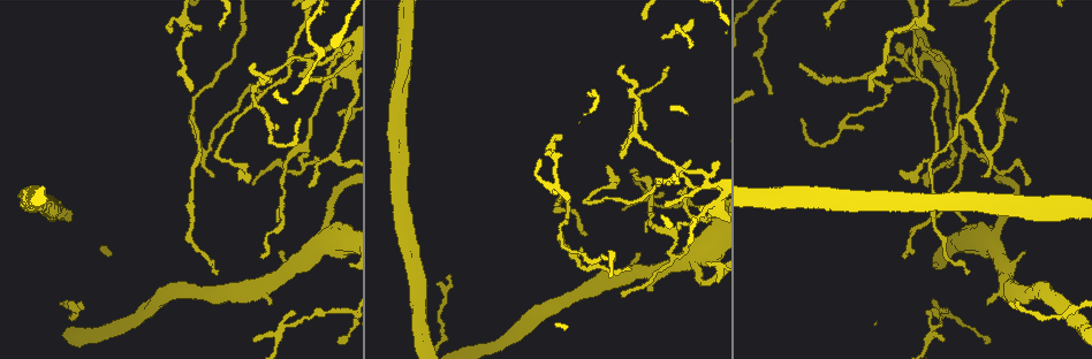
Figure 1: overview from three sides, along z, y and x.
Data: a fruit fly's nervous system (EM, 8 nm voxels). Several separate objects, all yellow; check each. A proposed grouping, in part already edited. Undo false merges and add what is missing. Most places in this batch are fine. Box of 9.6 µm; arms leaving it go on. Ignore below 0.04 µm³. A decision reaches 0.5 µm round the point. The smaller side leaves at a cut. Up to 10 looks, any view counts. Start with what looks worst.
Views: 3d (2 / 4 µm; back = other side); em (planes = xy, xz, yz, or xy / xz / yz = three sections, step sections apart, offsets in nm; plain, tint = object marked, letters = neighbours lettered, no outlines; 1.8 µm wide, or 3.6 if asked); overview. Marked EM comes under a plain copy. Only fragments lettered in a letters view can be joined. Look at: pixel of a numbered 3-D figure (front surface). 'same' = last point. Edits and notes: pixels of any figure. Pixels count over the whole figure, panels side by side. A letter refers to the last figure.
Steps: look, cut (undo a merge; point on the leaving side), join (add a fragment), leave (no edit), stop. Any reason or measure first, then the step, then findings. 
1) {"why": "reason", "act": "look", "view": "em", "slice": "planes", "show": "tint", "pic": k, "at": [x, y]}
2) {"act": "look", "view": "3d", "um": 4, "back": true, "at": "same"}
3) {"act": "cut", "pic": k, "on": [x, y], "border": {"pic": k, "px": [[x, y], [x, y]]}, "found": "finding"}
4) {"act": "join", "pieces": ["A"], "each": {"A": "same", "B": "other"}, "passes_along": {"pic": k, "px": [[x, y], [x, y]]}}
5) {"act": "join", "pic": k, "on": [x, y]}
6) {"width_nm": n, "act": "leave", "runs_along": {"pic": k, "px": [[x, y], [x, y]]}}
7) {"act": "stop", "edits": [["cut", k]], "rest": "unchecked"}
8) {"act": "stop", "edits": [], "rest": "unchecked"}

{"why": "closes a loop", "act": "look", "view": "3d", "um": 2, "back": true, "pic": 1, "at": [678, 173]}

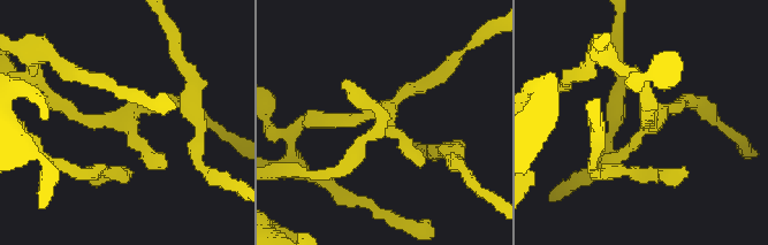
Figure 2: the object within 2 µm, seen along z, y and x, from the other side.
{"why": "shape alone is not enough", "act": "look", "view": "em", "um": 3.6, "slice": "planes", "show": "letters", "pic": 2, "at": [401, 136]}

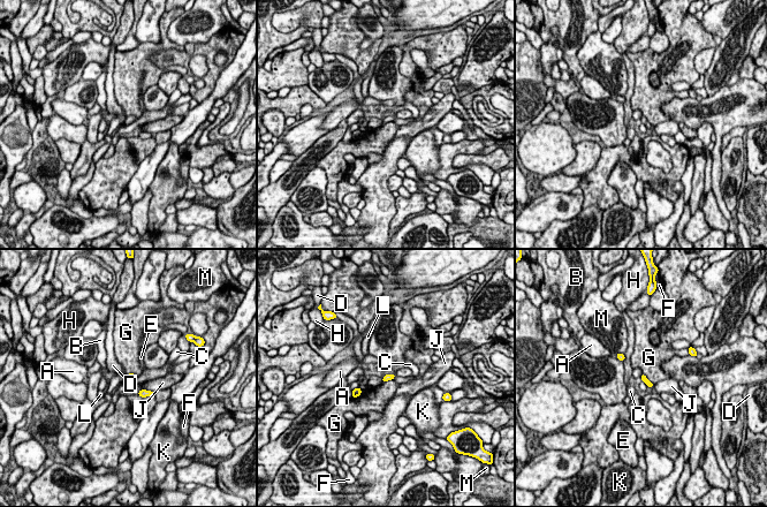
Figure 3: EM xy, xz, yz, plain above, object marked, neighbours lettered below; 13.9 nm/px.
{"width_nm": 70, "act": "leave", "each": {"A": "other", "B": "other", "C": "other", "D": "other", "E": "other", "F": "other", "G": "other", "H": "other", "J": "other", "K": "other", "L": "other", "M": "other"}, "border": {"pic": 3, "px": [[643, 372], [653, 384]]}, "found": "one cell here"}

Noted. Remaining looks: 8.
{"why": "an open end", "act": "look", "view": "3d", "um": 4, "pic": 1, "at": [251, 184]}

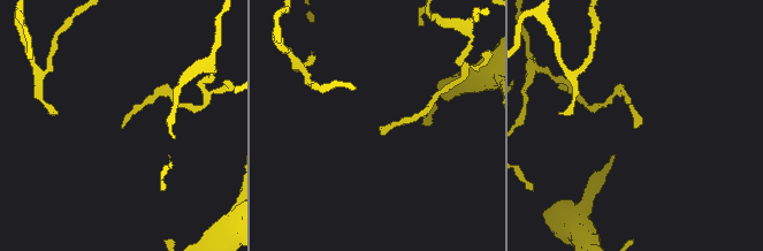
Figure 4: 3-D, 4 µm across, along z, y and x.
{"act": "look", "view": "em", "slice": "planes", "show": "letters", "pic": 4, "at": [122, 128]}

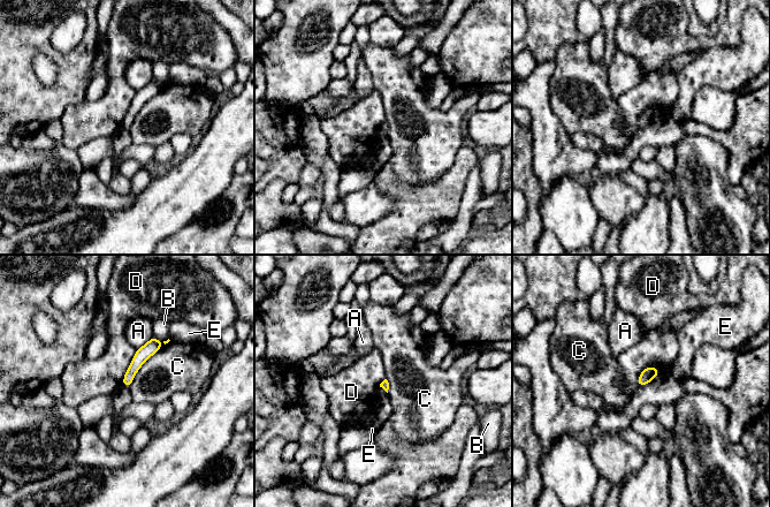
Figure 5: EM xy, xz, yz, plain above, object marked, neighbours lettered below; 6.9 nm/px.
{"act": "leave", "each": {"A": "other", "B": "other", "C": "other", "D": "other", "E": "other"}, "border": {"pic": 5, "px": [[162, 347], [140, 366], [129, 387]]}, "found": "none of them fits"}

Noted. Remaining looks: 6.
{"why": "sharp bend", "act": "look", "view": "em", "slice": "yz", "step": 4, "show": "letters", "pic": 1, "at": [337, 157]}

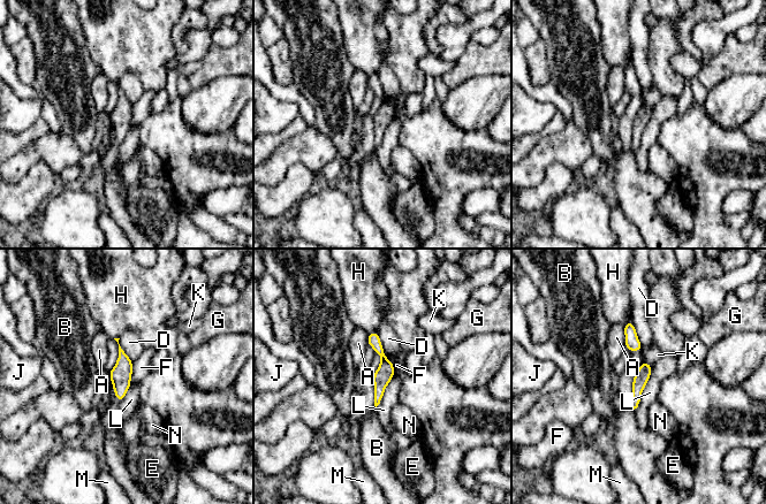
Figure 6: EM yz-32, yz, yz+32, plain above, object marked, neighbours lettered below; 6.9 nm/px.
{"longest_contact_nm": ["L", 340], "act": "leave", "each": {"A": "other", "B": "other", "D": "other", "E": "other", "F": "other", "G": "other", "H": "other", "J": "other", "K": "other", "L": "other", "M": "other", "N": "other"}, "runs_along": {"pic": 6, "px": [[373, 335], [384, 357], [377, 401]]}, "found": "continuous, no second cell"}

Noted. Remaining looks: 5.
{"why": "abrupt turn", "act": "look", "view": "3d", "um": 2, "pic": 1, "at": [958, 117]}

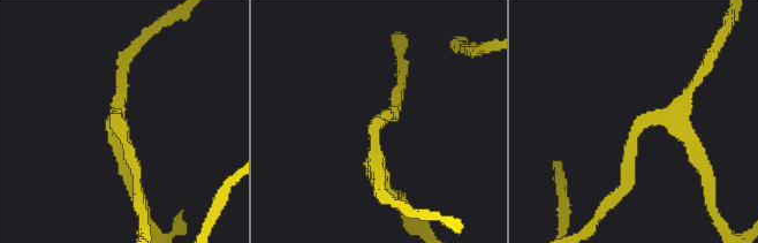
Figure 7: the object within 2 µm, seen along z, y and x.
{"why": "shape alone is not enough", "act": "look", "view": "em", "slice": "planes", "show": "letters", "pic": 7, "at": [122, 127]}

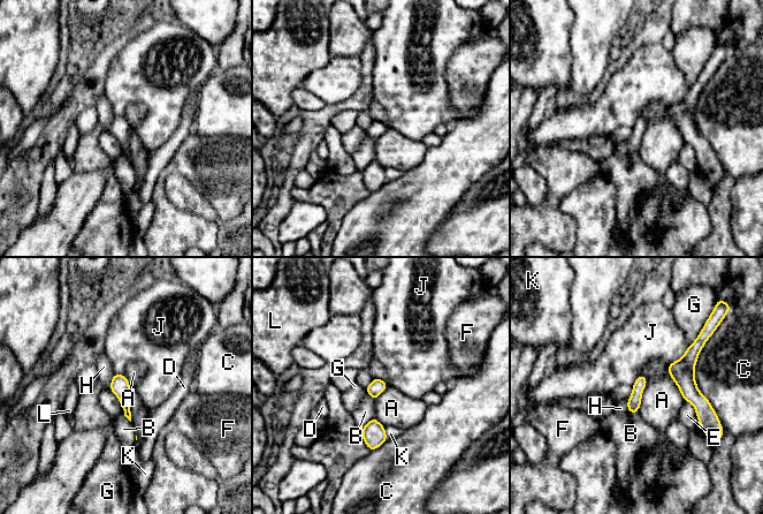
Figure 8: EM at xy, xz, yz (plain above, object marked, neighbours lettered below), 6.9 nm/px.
{"act": "leave", "each": {"A": "other", "B": "other", "C": "other", "D": "other", "E": "other", "F": "other", "G": "other", "H": "other", "J": "other", "K": "other", "L": "other"}, "border": {"pic": 8, "px": [[641, 373], [647, 384], [638, 410]]}, "found": "one cell here"}

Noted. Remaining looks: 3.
{"act": "stop", "edits": [], "rest": "unchecked"}

